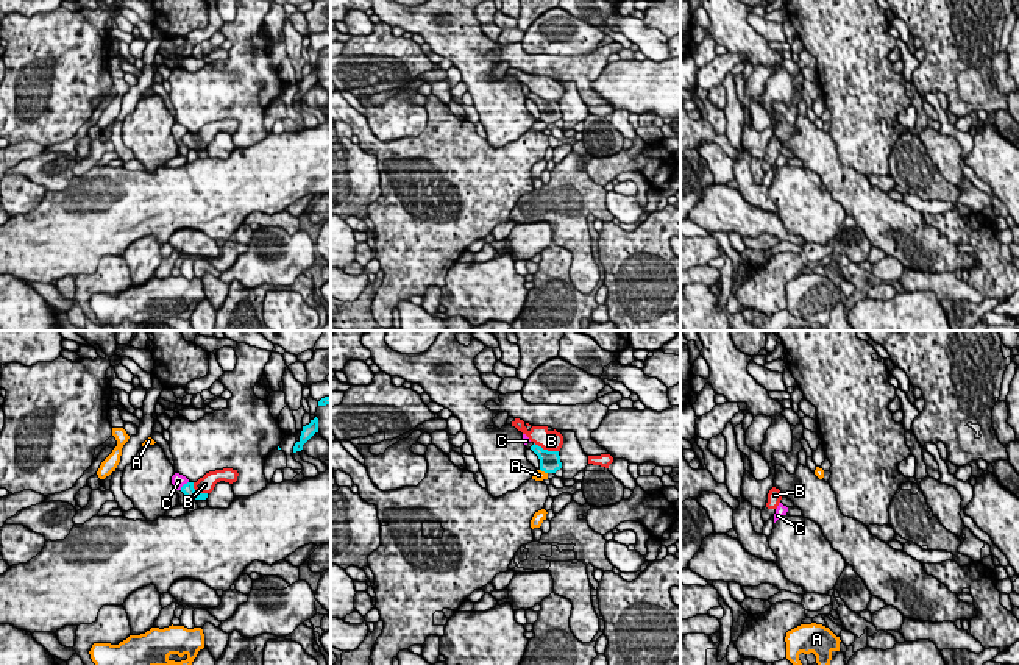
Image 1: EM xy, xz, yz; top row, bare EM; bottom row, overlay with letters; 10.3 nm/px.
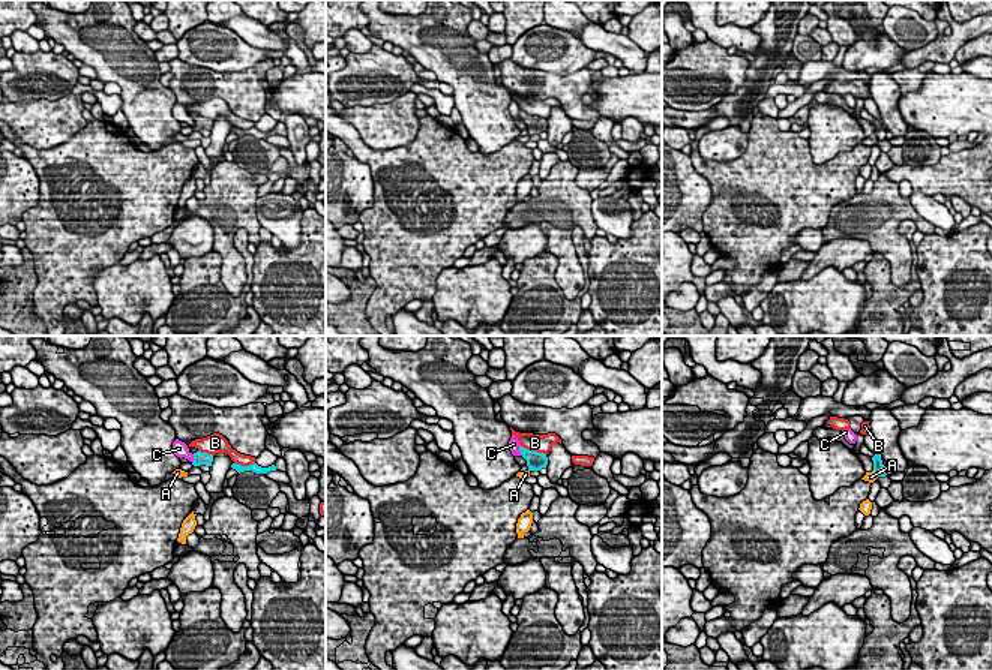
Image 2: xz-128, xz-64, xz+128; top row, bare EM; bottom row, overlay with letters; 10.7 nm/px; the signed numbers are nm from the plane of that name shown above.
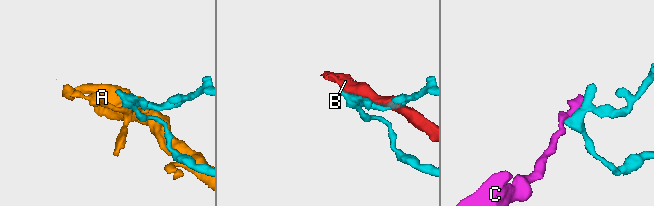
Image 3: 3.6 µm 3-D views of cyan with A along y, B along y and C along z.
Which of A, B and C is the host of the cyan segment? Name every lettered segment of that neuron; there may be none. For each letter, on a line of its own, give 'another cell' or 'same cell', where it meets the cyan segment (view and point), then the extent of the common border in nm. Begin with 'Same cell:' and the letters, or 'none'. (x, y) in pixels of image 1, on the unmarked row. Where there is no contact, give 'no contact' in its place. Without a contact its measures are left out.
Same cell: none
A: another cell; meets cyan in xz at (543, 120); contact 100 nm long
B: another cell; meets cyan in xz at (546, 100); contact 280 nm long
C: another cell; meets cyan in xy at (183, 136); contact 130 nm long

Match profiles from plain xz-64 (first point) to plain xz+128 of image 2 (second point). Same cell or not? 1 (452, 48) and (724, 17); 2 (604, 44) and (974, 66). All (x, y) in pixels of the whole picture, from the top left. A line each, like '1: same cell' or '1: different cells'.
1: different cells
2: same cell

